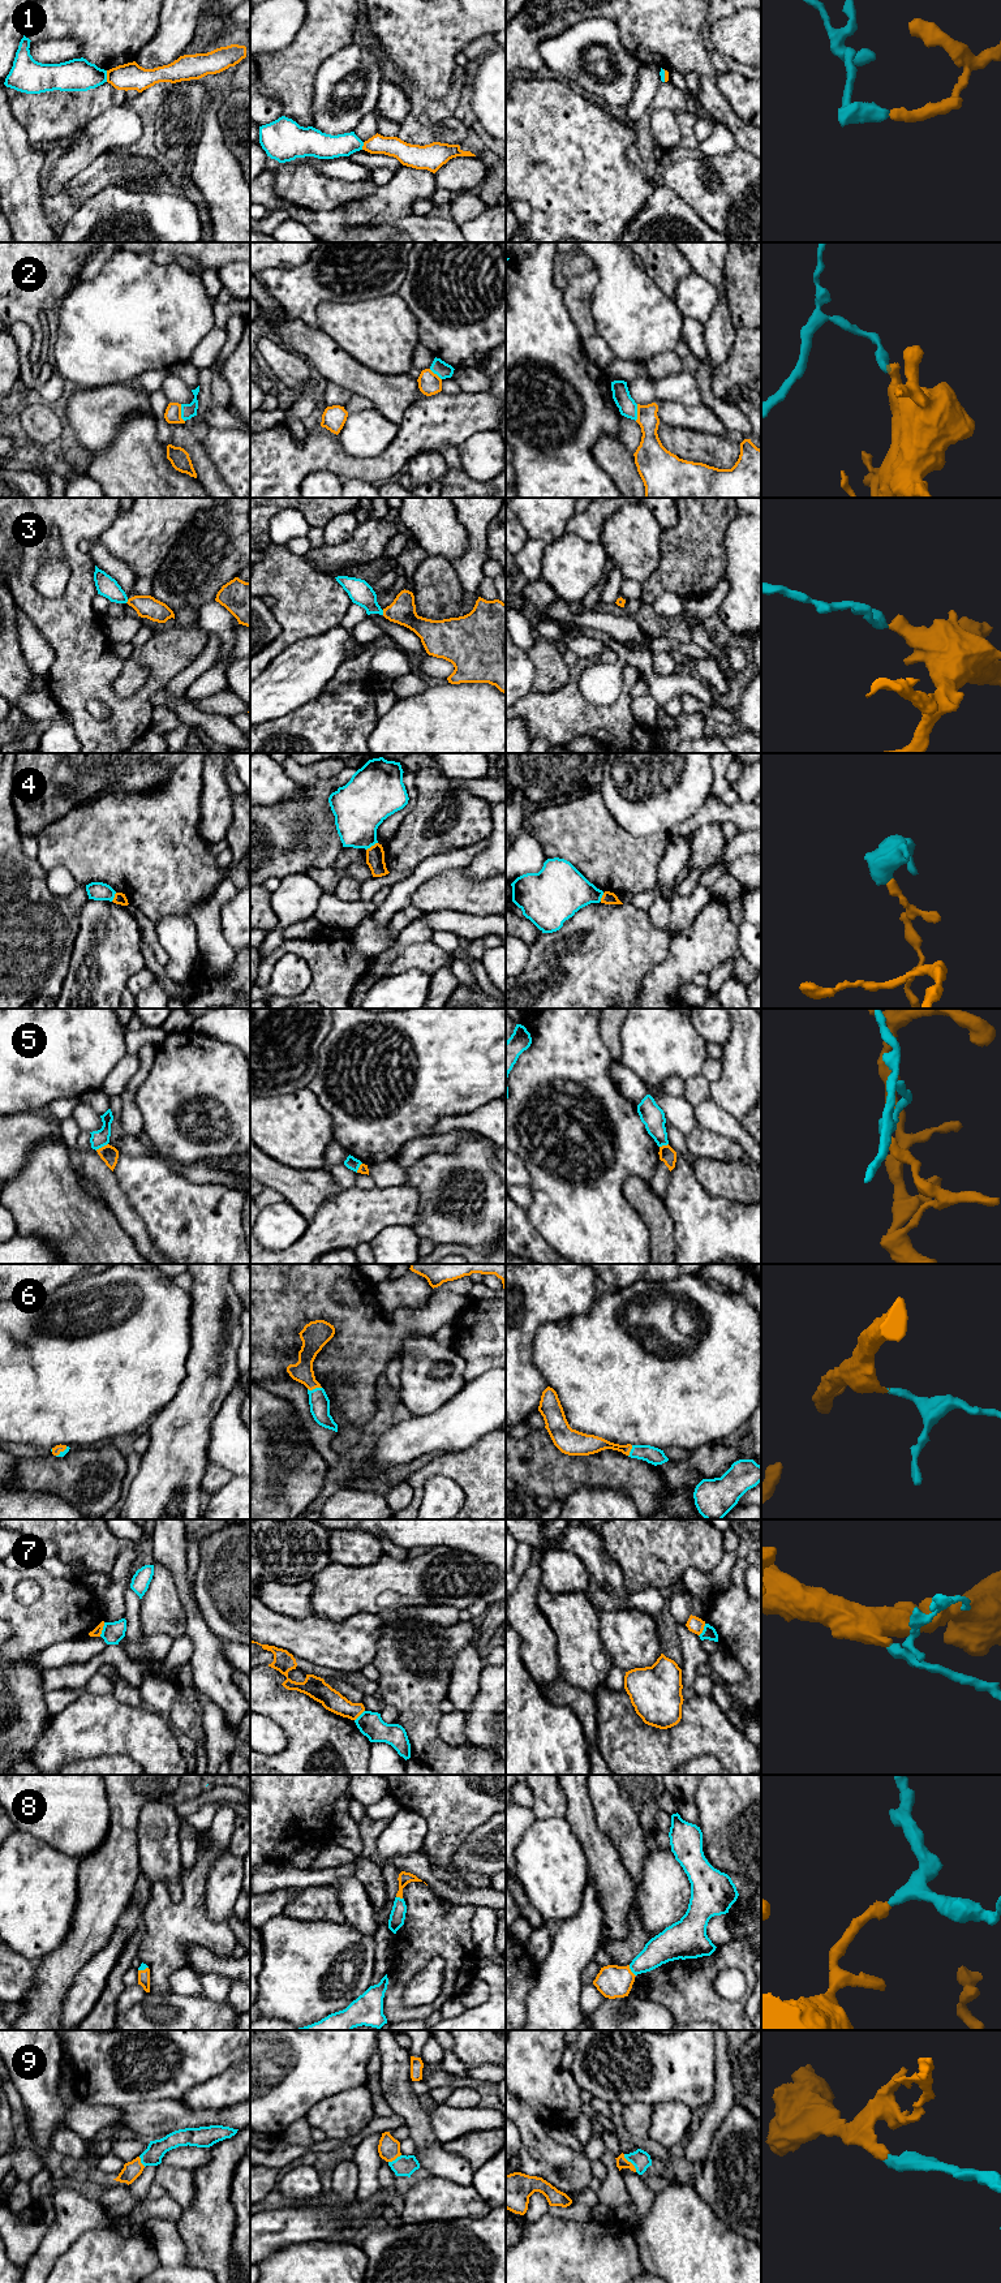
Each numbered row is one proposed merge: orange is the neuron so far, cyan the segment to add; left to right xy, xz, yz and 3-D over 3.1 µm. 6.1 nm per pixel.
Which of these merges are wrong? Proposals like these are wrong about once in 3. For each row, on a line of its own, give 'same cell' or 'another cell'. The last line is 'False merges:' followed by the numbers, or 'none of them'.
1: another cell
2: another cell
3: same cell
4: another cell
5: another cell
6: same cell
7: another cell
8: same cell
9: same cell
False merges: 1, 2, 4, 5, 7

